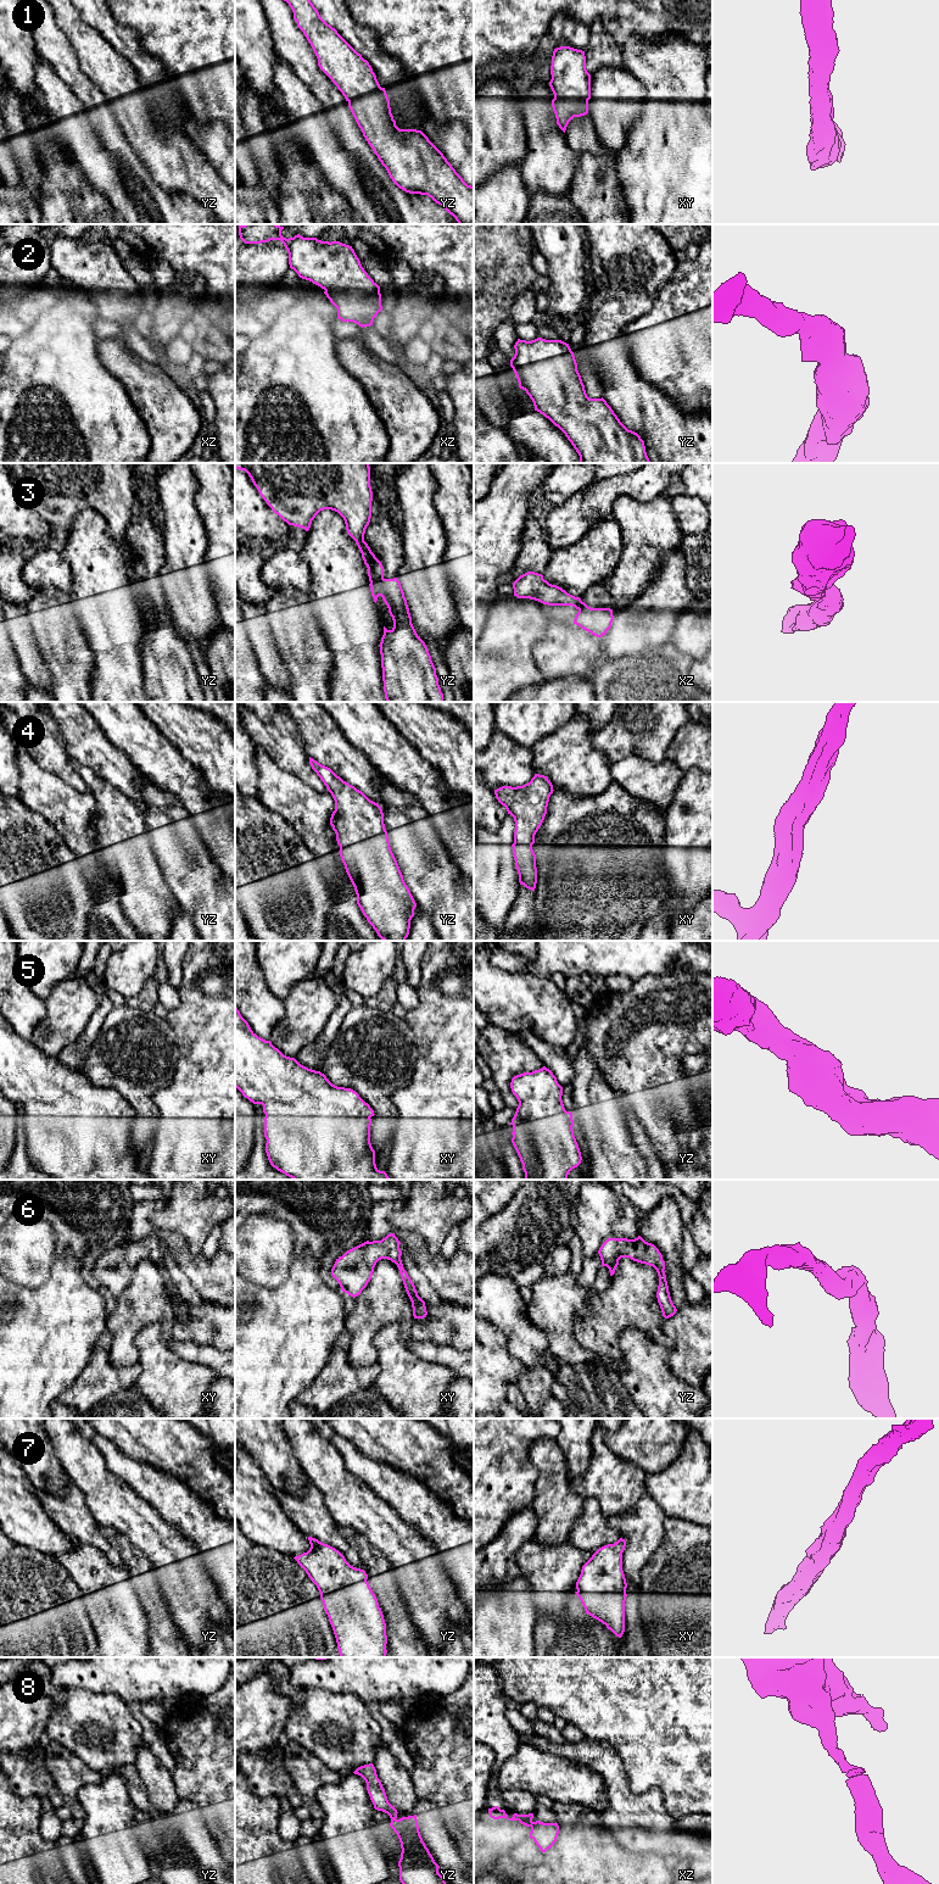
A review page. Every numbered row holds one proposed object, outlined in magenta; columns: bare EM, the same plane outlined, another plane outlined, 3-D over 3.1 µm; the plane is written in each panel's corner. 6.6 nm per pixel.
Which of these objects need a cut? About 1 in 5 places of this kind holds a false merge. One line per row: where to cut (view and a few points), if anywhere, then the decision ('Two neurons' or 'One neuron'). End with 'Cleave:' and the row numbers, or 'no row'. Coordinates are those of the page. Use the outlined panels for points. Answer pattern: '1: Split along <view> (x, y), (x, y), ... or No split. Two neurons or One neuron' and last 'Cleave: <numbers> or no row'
1: No split. One neuron
2: No split. One neuron
3: Split along yz (383, 578), (370, 583). Two neurons
4: No split. One neuron
5: No split. One neuron
6: No split. One neuron
7: No split. One neuron
8: Split along yz (395, 1818), (391, 1821). Two neurons
Cleave: 3, 8

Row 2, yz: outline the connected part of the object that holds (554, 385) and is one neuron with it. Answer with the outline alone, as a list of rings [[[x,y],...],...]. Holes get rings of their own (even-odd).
[[[542,338],[531,341],[518,339],[514,349],[515,355],[510,359],[510,367],[516,375],[519,388],[530,396],[535,411],[565,434],[579,453],[580,463],[650,463],[641,436],[620,422],[603,397],[587,396],[569,344]]]

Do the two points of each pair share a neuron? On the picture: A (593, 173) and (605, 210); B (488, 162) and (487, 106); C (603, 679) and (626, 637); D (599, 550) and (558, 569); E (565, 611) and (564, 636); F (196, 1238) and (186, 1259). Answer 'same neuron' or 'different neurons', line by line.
A: same neuron
B: same neuron
C: different neurons
D: same neuron
E: different neurons
F: different neurons

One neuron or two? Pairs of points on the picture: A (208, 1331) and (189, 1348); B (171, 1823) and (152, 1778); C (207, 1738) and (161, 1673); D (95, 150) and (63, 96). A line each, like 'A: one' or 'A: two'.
A: two
B: one
C: two
D: one

